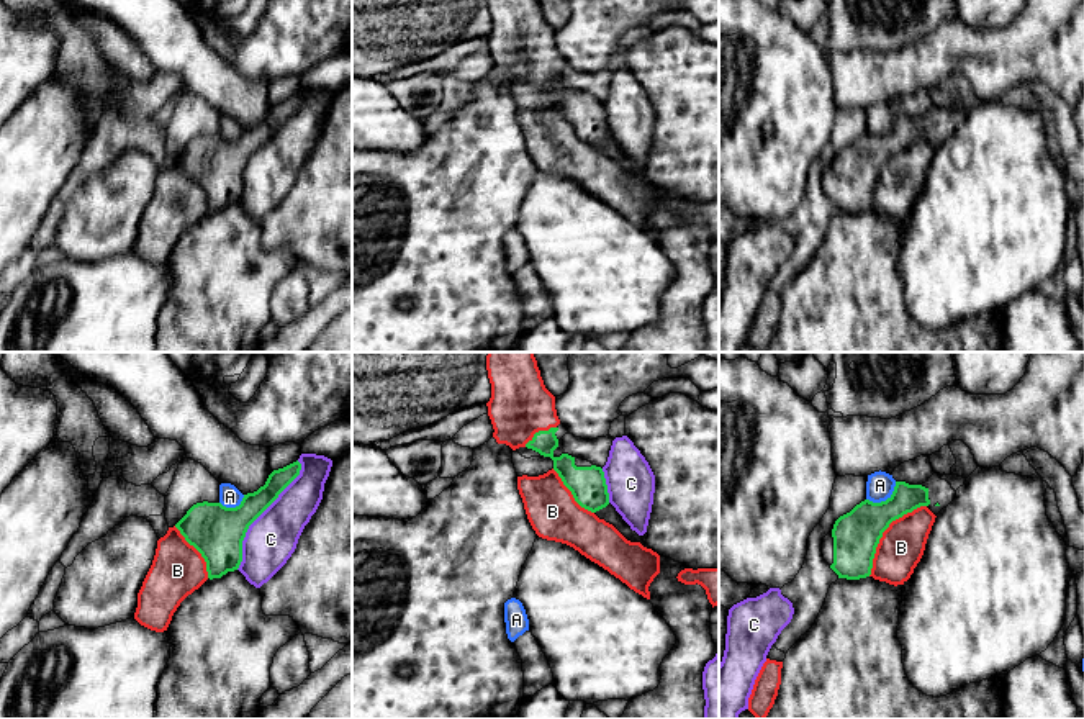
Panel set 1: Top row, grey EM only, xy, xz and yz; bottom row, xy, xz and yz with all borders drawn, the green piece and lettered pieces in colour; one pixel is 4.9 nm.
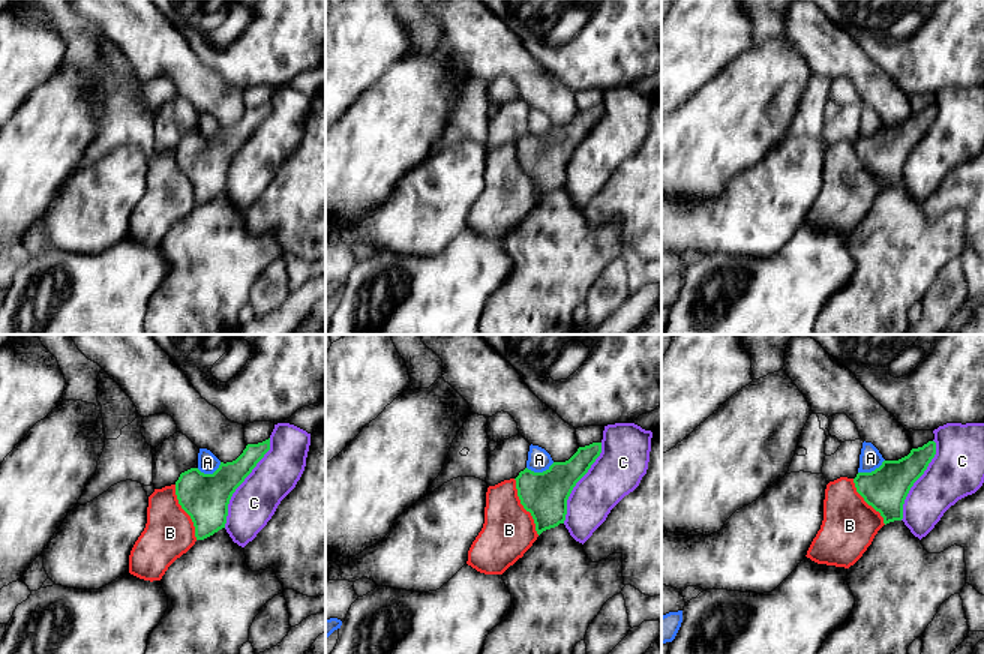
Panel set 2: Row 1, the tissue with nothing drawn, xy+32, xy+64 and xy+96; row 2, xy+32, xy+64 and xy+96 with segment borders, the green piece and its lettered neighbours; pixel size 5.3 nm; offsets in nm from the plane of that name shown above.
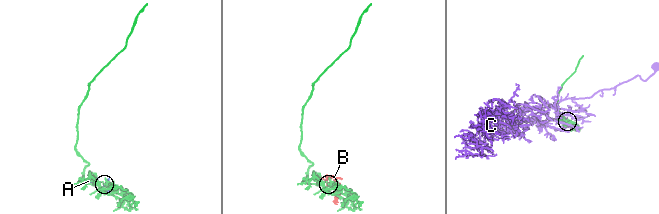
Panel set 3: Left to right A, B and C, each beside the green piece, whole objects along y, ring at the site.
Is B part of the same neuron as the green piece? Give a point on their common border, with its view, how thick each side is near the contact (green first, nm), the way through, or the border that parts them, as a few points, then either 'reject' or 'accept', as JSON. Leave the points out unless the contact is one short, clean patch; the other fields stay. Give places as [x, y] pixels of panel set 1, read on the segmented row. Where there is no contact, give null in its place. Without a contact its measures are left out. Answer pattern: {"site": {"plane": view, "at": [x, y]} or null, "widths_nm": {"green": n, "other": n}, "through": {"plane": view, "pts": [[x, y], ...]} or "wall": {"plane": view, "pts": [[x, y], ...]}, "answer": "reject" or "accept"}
{"site": {"plane": "yz", "at": [883, 531]}, "widths_nm": {"green": 220, "other": 220}, "answer": "accept"}

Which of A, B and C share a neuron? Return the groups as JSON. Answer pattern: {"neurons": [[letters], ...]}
{"neurons": [["A"], ["B"], ["C"]]}

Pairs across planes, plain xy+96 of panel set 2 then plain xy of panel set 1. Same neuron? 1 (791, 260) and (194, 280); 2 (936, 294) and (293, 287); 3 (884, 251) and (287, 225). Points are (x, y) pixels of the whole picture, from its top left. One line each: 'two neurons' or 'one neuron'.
1: two neurons
2: one neuron
3: two neurons

